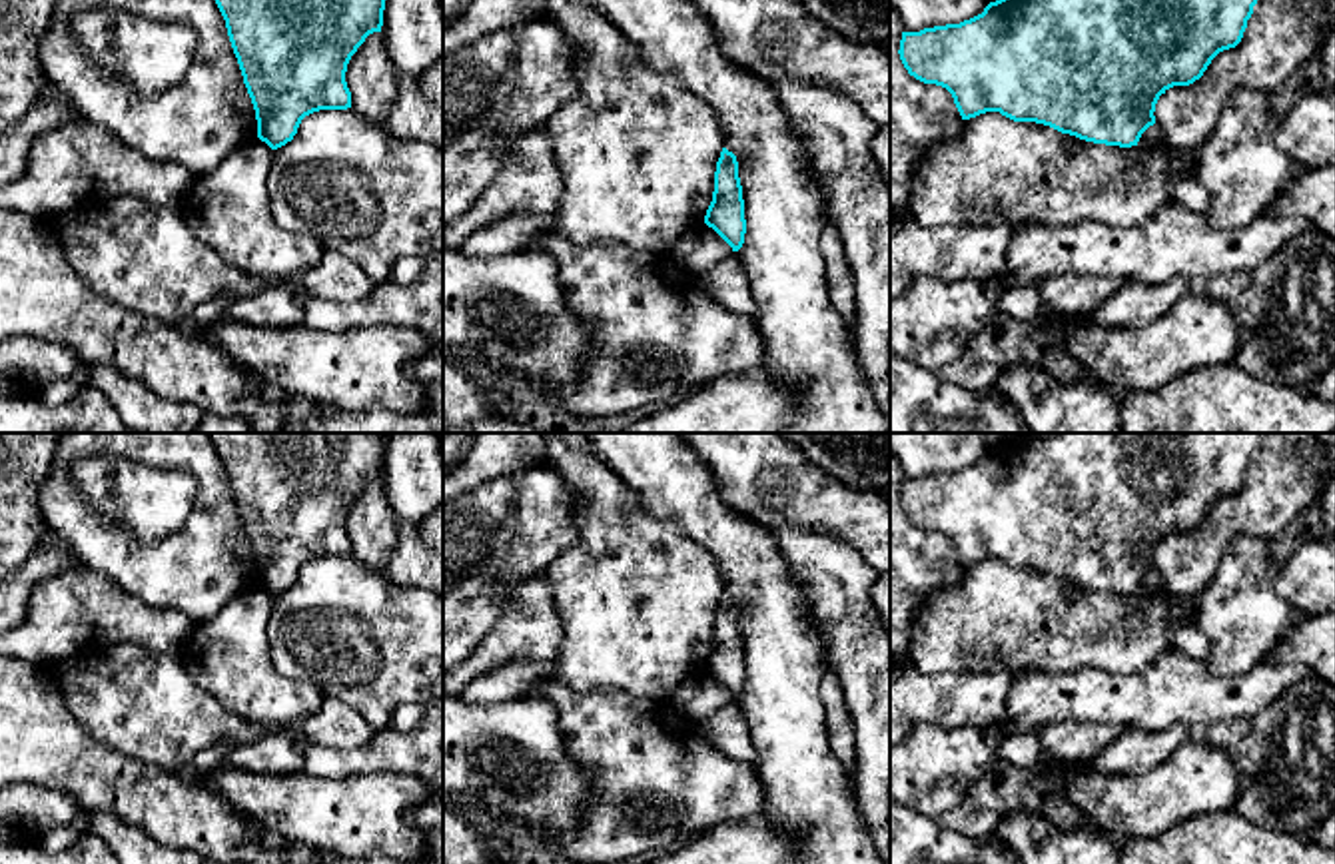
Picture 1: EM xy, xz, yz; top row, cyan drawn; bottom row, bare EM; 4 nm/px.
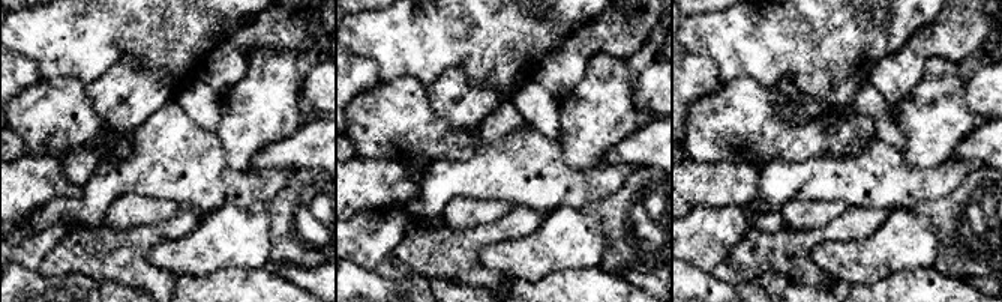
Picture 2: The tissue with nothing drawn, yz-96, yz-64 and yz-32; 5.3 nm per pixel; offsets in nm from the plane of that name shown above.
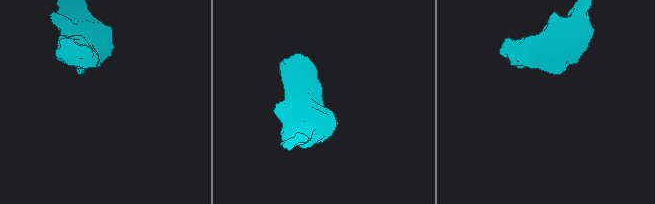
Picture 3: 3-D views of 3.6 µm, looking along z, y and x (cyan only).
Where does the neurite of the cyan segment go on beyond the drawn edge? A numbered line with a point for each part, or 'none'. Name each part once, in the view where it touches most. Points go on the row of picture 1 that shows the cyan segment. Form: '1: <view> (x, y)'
none

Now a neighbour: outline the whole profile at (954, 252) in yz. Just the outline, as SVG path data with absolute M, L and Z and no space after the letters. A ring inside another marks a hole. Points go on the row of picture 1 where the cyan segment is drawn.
M912 216L890 223L890 299L916 279L976 279L982 285L1006 273L1014 225L944 225L926 227Z

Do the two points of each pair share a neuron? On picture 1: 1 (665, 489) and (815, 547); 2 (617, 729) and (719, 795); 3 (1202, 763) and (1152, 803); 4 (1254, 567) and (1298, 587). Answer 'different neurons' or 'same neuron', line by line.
1: different neurons
2: same neuron
3: same neuron
4: different neurons

